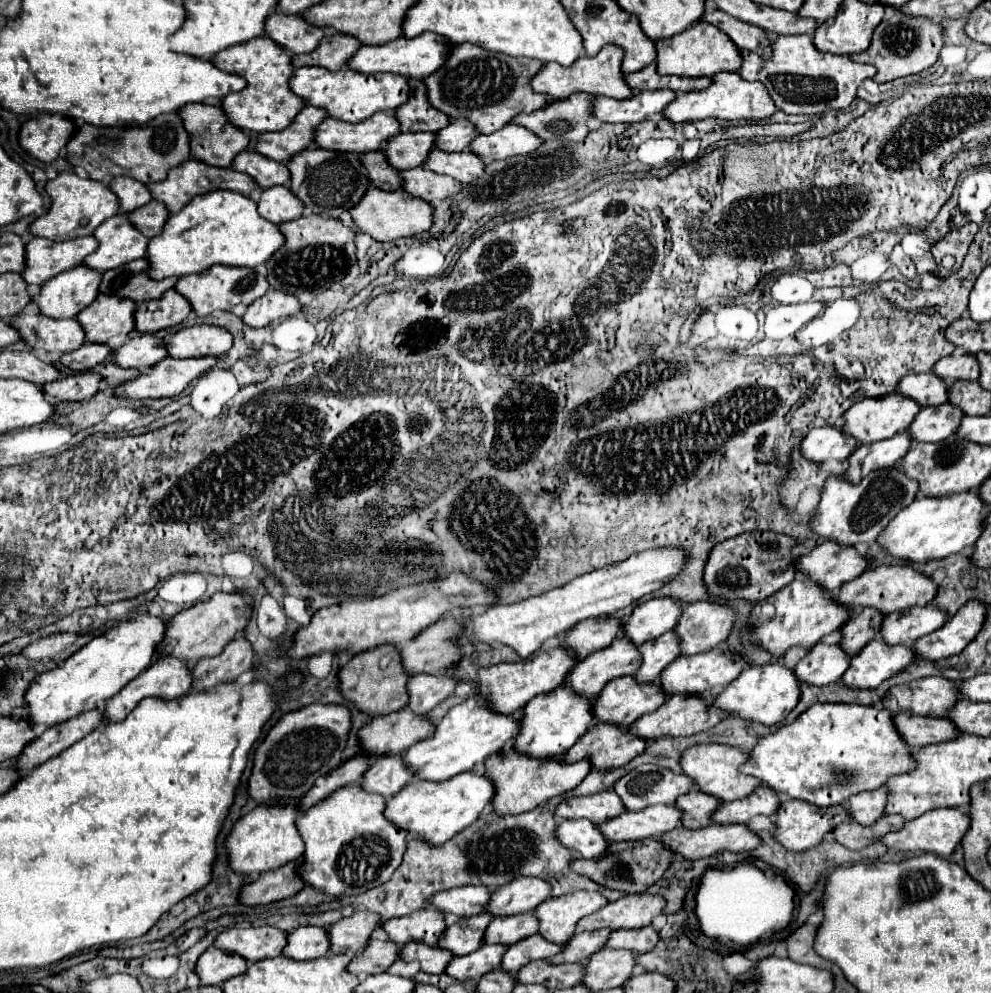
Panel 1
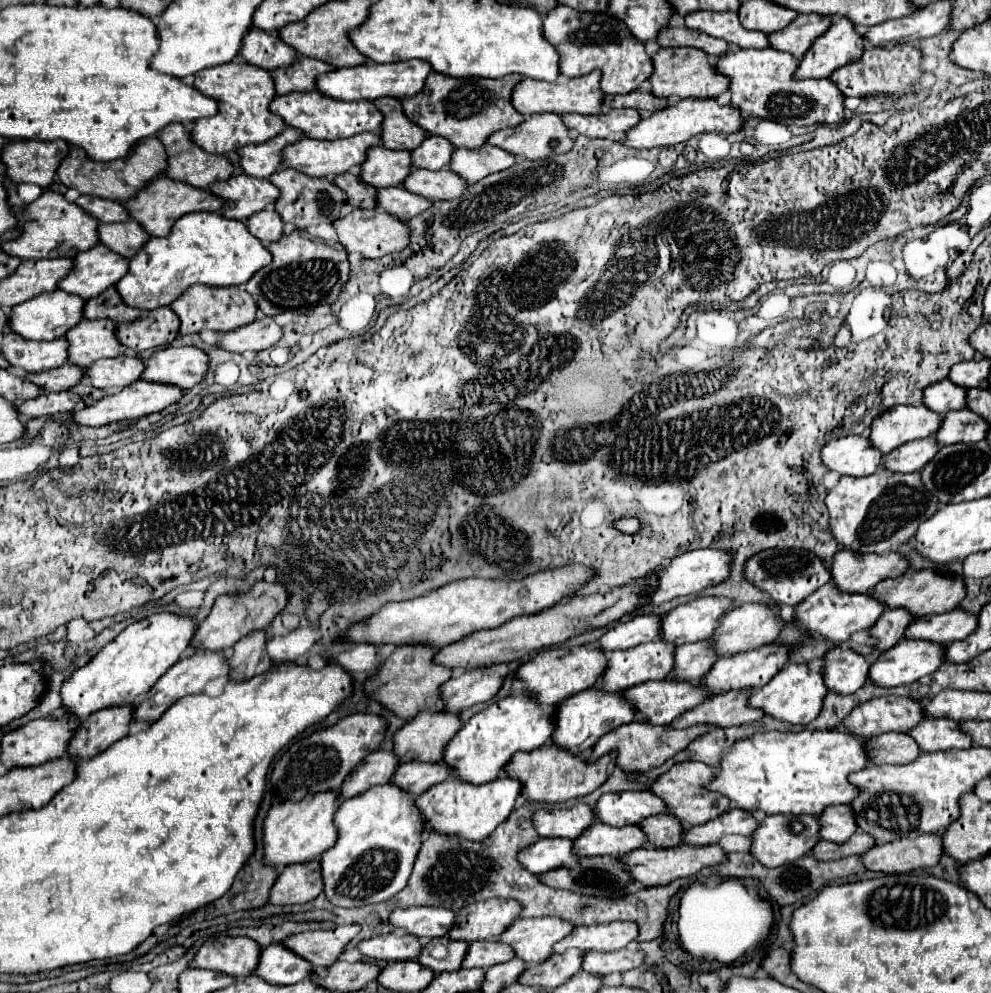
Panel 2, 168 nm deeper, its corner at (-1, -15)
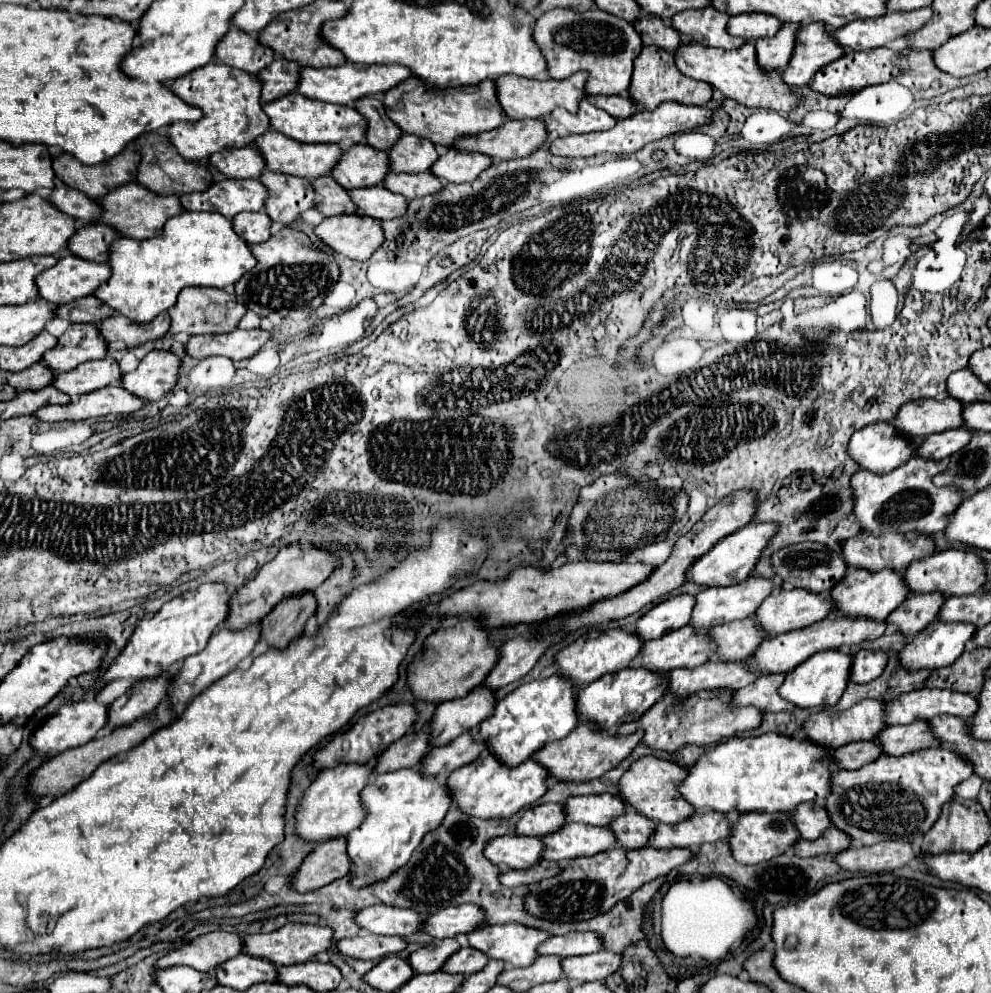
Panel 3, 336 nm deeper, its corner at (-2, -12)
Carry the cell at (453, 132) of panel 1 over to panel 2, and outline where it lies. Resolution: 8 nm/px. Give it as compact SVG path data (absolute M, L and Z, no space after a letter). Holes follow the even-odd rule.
M430 136L416 150L412 150L412 160L416 168L442 170L450 164L452 154L454 154L454 146L450 144L450 140L442 136Z

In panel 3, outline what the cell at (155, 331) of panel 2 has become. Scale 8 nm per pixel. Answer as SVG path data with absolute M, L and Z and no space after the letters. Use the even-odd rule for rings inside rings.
M163 313L155 317L155 321L147 325L135 325L133 321L127 321L125 317L111 315L99 323L99 333L107 343L123 341L127 347L137 347L145 341L153 341L163 337L169 331L169 315Z

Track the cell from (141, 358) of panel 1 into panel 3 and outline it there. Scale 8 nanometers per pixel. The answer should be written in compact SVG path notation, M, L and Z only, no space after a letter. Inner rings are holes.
M107 355L97 361L85 361L67 373L55 373L51 385L69 397L85 395L95 389L103 389L107 385L117 385L121 379L119 363Z

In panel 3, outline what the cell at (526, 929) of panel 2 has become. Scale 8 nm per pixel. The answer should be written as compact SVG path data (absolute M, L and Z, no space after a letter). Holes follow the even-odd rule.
M483 925L467 933L469 947L485 953L489 959L501 959L509 967L527 967L535 961L535 947L551 935L525 925Z

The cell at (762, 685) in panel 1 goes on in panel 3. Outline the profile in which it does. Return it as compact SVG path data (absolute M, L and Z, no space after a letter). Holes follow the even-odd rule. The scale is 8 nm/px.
M839 649L815 653L805 663L801 663L791 673L787 673L785 683L779 687L779 693L781 693L781 697L785 697L787 701L791 701L797 707L819 707L819 705L827 707L827 705L835 705L841 699L841 695L843 695L843 691L845 691L845 687L849 683L851 661L853 661L853 655L843 653Z

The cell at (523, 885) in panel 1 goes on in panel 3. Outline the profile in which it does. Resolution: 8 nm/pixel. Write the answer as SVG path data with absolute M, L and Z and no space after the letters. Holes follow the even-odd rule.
M457 905L457 907L445 907L435 913L431 913L419 931L443 939L443 937L455 937L459 933L469 933L471 929L477 929L483 925L483 911L475 905Z

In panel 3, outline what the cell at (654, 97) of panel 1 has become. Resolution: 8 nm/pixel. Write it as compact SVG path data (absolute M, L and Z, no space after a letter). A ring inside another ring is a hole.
M587 99L579 101L577 113L567 113L565 109L551 111L551 117L563 125L569 133L591 133L591 131L603 131L617 123L617 119L609 117L609 113L603 113L601 109L595 109Z

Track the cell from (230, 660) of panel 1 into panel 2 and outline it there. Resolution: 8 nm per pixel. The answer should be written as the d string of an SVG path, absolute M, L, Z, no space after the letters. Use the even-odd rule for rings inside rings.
M252 632L234 644L234 654L228 658L228 678L230 680L250 680L252 676L270 670L270 658L266 654L264 632Z

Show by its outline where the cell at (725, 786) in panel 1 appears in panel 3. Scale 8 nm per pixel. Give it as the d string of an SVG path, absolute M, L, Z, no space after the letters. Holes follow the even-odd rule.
M651 755L641 757L619 779L619 797L623 799L625 805L633 807L637 813L645 815L647 819L655 823L673 825L675 821L683 821L683 817L689 817L689 813L693 813L693 809L677 793L677 785L685 773L687 769L675 765L673 761L663 761Z

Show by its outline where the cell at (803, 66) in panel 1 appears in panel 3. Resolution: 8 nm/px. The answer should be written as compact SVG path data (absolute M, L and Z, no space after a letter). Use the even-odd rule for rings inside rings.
M749 41L741 45L739 49L711 49L703 47L699 43L687 43L681 45L675 51L675 65L677 69L697 81L705 81L711 87L719 89L727 99L735 99L745 107L763 107L763 109L773 109L773 111L791 111L799 97L787 87L781 79L779 73L763 73L759 65L755 65L755 45Z

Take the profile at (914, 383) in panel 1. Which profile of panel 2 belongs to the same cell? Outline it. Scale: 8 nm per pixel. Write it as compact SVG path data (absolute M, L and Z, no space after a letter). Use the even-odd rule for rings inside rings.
M950 380L936 382L924 390L924 406L940 416L944 416L950 410L962 410L964 398L966 398L966 390L958 388Z

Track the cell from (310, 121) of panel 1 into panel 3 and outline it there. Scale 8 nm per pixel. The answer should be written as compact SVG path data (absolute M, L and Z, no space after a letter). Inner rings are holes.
M255 147L225 149L209 157L209 167L221 171L227 179L257 179L261 175L263 157L259 157Z

